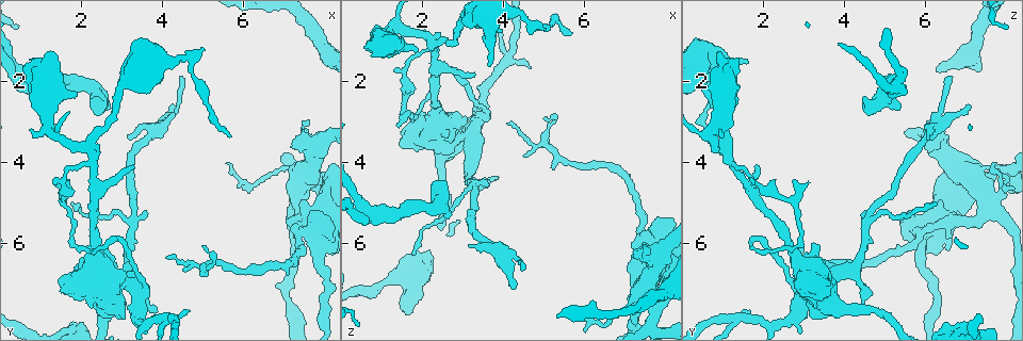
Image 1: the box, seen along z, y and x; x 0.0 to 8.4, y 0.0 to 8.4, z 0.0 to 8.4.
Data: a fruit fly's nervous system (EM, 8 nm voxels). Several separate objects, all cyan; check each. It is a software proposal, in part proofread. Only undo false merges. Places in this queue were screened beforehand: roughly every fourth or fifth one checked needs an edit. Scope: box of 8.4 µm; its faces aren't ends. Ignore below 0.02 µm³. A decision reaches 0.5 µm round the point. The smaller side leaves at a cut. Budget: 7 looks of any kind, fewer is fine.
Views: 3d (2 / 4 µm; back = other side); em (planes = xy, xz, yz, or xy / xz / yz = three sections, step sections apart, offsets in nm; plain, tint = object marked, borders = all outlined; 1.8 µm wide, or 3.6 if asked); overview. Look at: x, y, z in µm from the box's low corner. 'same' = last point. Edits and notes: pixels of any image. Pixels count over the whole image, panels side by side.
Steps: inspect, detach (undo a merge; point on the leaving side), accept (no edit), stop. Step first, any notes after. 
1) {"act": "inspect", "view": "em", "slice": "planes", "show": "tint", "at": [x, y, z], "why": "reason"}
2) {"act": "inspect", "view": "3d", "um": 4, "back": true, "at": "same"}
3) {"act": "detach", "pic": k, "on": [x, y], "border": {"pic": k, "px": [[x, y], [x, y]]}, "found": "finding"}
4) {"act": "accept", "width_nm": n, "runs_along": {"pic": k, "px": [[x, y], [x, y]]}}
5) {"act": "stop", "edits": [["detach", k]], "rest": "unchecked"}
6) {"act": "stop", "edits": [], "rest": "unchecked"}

{"act": "inspect", "view": "em", "slice": "planes", "show": "plain", "at": [4.80, 1.95, 0.65], "why": "calibre changes"}

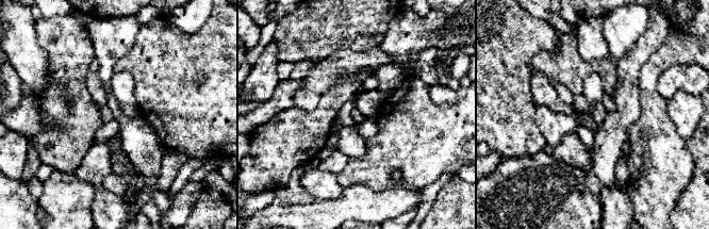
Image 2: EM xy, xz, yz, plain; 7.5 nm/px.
{"act": "inspect", "view": "em", "slice": "planes", "show": "tint", "at": "same", "why": "where the object lies"}

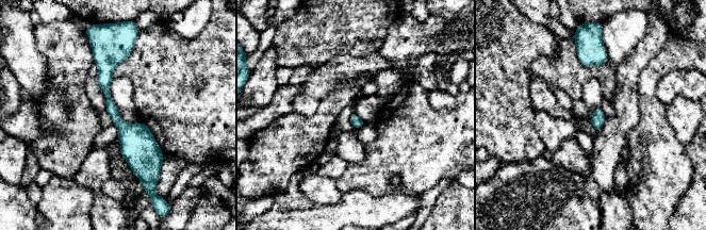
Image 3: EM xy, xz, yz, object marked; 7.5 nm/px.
{"act": "accept", "runs_along": {"pic": 3, "px": [[112, 53], [105, 89], [142, 176]]}, "found": "continuous, no second neuron"}

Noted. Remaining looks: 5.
{"act": "inspect", "view": "em", "slice": "planes", "show": "borders", "at": [7.70, 3.70, 6.35], "why": "arms part here"}

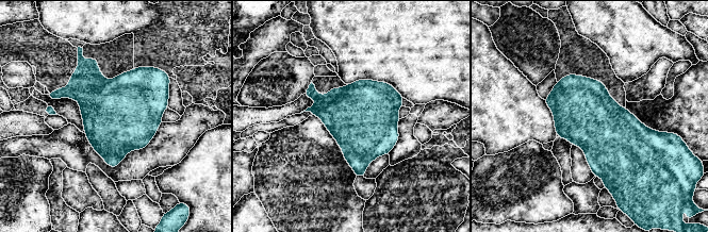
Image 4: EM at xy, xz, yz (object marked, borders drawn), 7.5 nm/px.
{"act": "accept", "width_nm": 480, "found": "one neuron here"}

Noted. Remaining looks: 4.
{"act": "inspect", "view": "em", "slice": "xz", "step": 16, "show": "tint", "at": [1.00, 2.20, 5.25], "why": "three-way junction"}

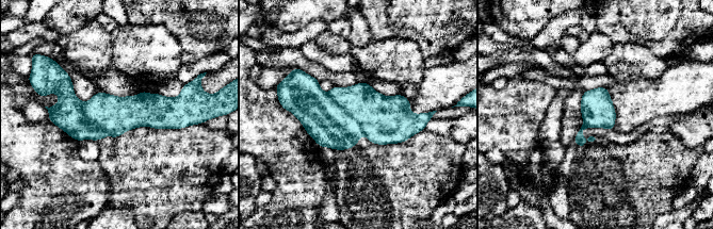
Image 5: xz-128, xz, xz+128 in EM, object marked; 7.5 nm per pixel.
{"act": "inspect", "view": "em", "slice": "planes", "show": "tint", "at": "same", "why": "cut it another way"}

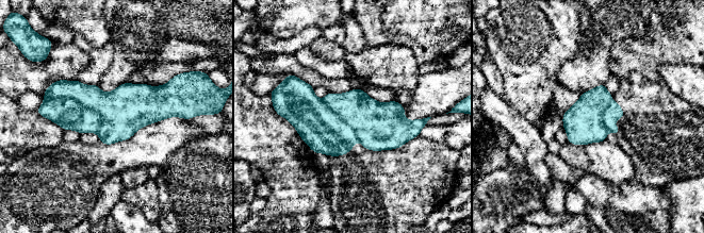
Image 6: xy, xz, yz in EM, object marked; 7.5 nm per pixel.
{"act": "detach", "pic": 6, "on": [68, 114], "border": {"pic": 6, "px": [[45, 98], [77, 100], [99, 128]]}, "found": "two neurons meet here"}

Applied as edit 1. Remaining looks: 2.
{"act": "stop", "edits": [["detach", 6]], "rest": "unchecked"}

